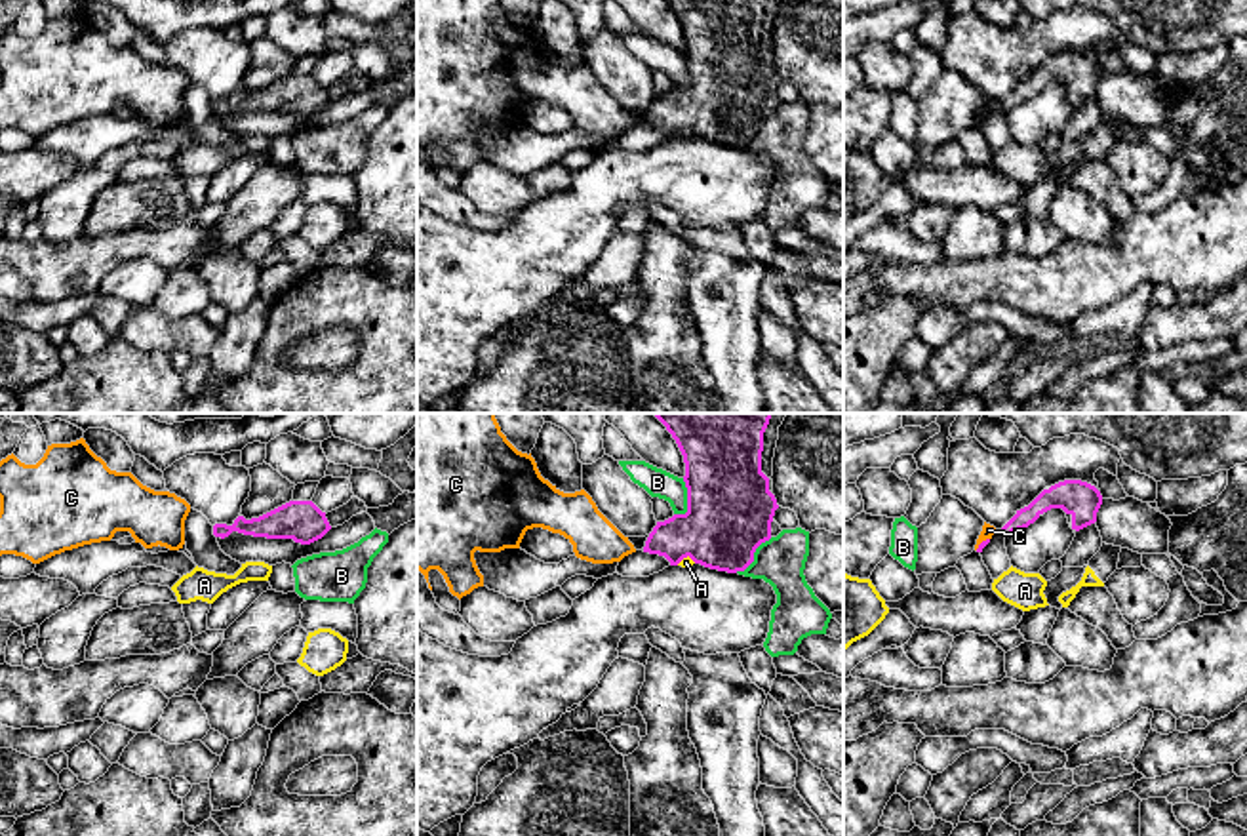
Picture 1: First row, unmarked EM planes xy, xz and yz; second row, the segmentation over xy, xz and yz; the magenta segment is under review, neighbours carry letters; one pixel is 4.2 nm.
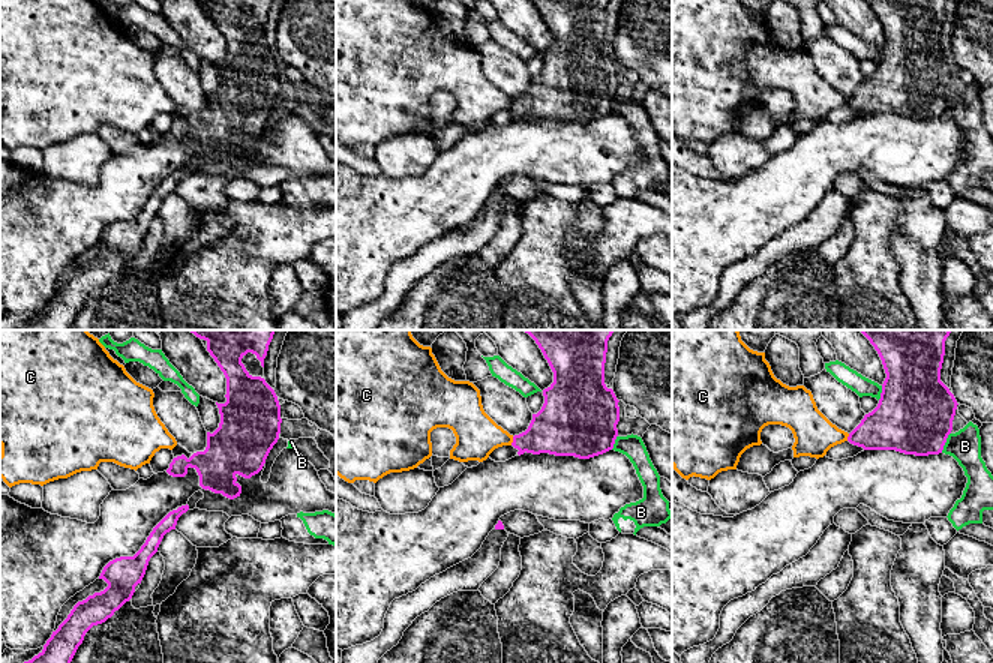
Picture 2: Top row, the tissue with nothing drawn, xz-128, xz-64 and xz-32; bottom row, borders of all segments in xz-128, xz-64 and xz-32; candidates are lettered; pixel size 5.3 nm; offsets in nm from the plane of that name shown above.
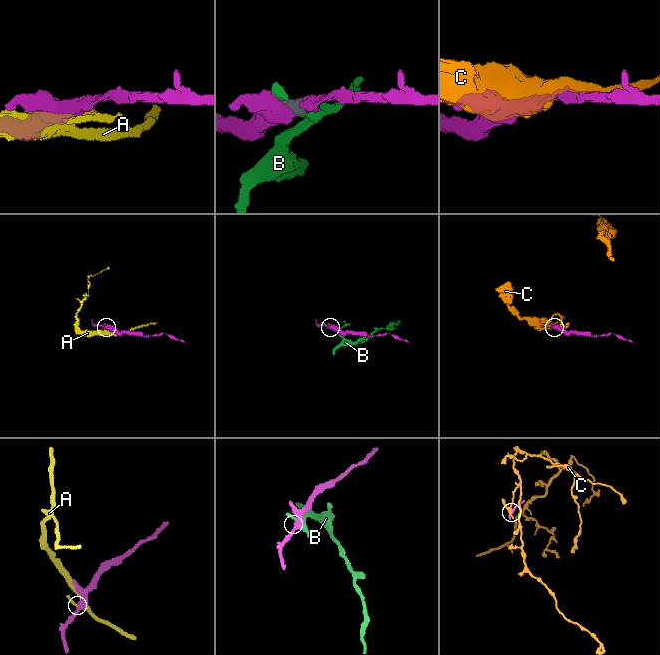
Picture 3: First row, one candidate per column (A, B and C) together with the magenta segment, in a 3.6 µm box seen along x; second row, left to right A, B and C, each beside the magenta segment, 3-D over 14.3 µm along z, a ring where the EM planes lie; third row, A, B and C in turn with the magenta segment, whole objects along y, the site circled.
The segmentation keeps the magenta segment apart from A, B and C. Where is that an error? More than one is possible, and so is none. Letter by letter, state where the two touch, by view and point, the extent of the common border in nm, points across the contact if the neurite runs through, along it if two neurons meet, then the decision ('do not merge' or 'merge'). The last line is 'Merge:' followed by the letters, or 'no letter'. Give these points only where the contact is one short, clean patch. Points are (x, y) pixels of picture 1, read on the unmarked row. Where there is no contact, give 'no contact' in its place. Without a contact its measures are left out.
A: meets magenta in xz at (686, 130); contact 90 nm long; do not merge
B: meets magenta in xz at (688, 75); contact 170 nm long; do not merge
C: meets magenta in yz at (981, 117); contact 80 nm long; do not merge
Merge: no letter

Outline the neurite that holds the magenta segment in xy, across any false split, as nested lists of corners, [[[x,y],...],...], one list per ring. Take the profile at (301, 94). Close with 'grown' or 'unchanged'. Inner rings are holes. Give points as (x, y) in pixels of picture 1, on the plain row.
[[[289,74],[259,91],[246,93],[238,90],[232,99],[215,97],[215,110],[228,110],[232,105],[267,110],[267,112],[293,112],[301,118],[310,118],[322,112],[331,103],[326,86],[312,74]]]; unchanged

